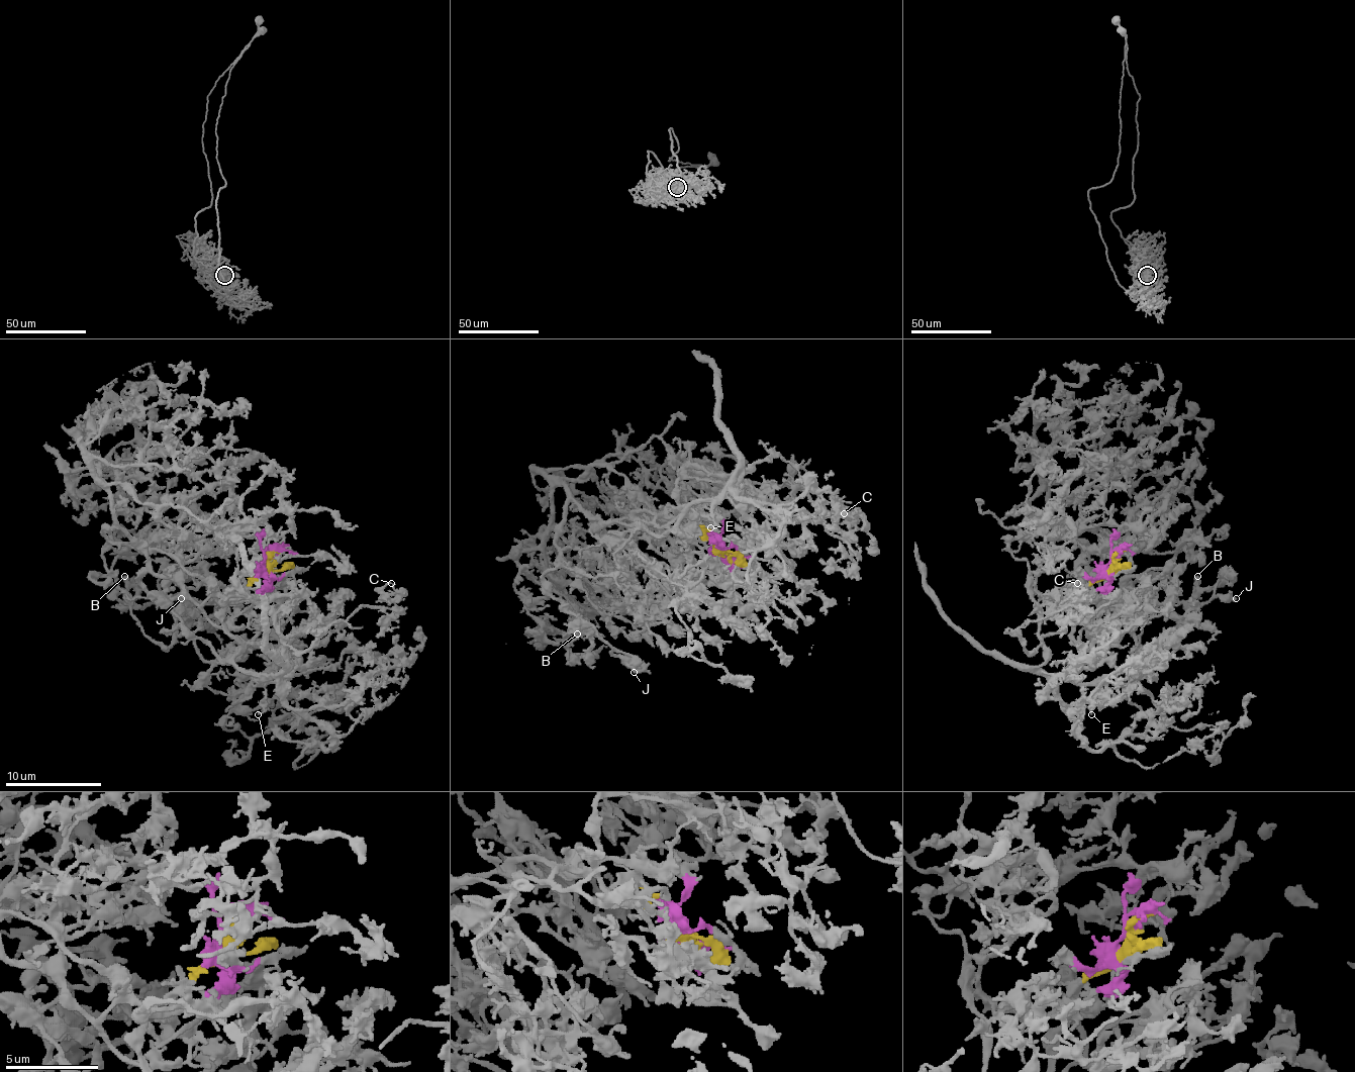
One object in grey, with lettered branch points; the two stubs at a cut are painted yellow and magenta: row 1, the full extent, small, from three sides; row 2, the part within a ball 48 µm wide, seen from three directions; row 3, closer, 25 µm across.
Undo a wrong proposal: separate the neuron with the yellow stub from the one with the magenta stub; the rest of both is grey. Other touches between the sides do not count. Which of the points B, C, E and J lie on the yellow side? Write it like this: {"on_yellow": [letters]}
{"on_yellow": ["B", "J"]}

